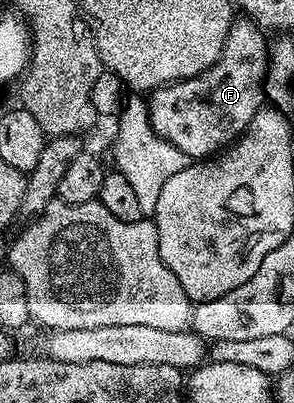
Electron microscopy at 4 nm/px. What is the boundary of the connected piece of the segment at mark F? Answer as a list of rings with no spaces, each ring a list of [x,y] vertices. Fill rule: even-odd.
[[[249,18],[235,19],[230,28],[228,38],[224,42],[224,50],[220,58],[208,70],[196,74],[187,80],[177,80],[174,84],[166,84],[163,88],[155,88],[148,96],[150,121],[160,134],[176,150],[184,150],[191,158],[210,158],[230,147],[246,128],[254,121],[254,116],[264,104],[264,81],[266,79],[266,61],[268,59],[267,33]]]

